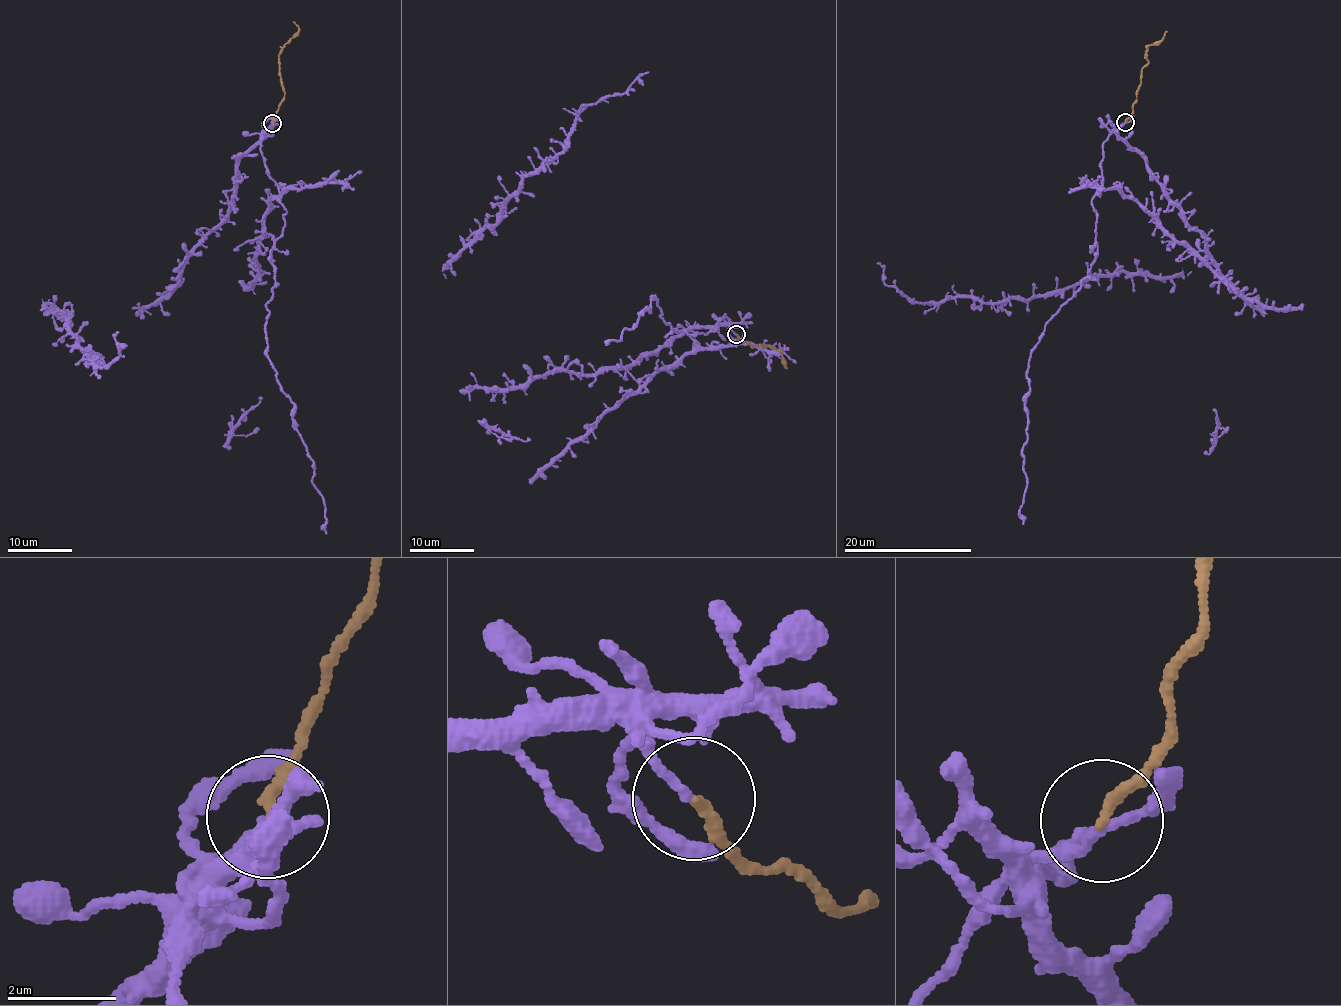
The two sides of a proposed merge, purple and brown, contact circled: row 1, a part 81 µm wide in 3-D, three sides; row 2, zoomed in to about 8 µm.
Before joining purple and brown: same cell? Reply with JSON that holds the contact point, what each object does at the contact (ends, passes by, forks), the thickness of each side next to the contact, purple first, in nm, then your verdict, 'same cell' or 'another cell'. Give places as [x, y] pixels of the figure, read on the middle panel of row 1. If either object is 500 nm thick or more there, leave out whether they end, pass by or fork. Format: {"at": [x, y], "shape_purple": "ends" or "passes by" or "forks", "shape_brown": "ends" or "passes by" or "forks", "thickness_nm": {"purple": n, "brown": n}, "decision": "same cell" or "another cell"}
{"at": [736, 334], "shape_purple": "ends", "shape_brown": "ends", "thickness_nm": {"purple": 160, "brown": 220}, "decision": "same cell"}

